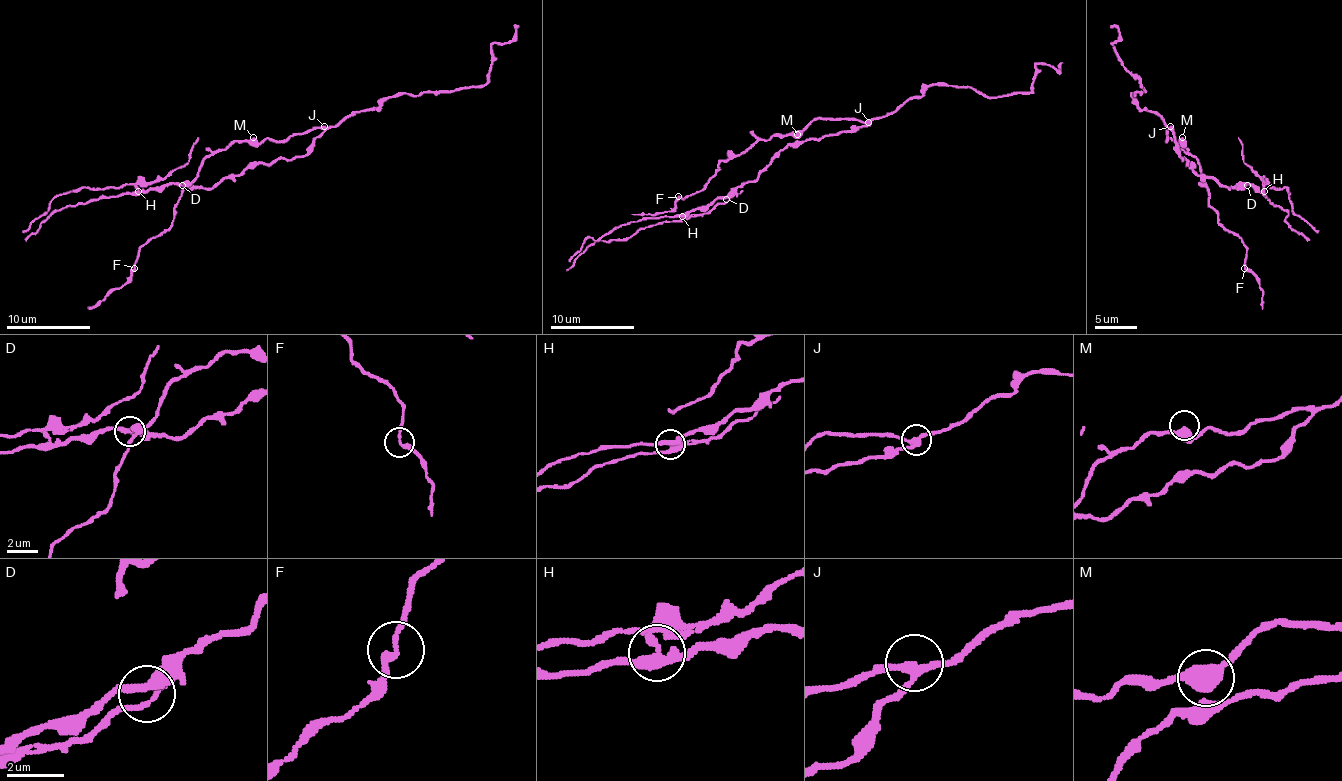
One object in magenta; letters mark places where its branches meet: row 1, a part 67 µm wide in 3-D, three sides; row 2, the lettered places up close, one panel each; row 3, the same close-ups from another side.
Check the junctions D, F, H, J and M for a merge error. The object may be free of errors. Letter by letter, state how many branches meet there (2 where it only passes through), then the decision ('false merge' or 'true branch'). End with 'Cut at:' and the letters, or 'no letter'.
D: 2 branches meet; true branch
F: 2 branches meet; true branch
H: 3 branches meet; false merge
J: 3 branches meet; true branch
M: 3 branches meet; true branch
Cut at: H

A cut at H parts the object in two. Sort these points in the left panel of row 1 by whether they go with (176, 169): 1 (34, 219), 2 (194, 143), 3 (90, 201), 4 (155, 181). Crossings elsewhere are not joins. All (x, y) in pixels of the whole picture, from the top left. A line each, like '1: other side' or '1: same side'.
1: same side
2: same side
3: other side
4: same side

